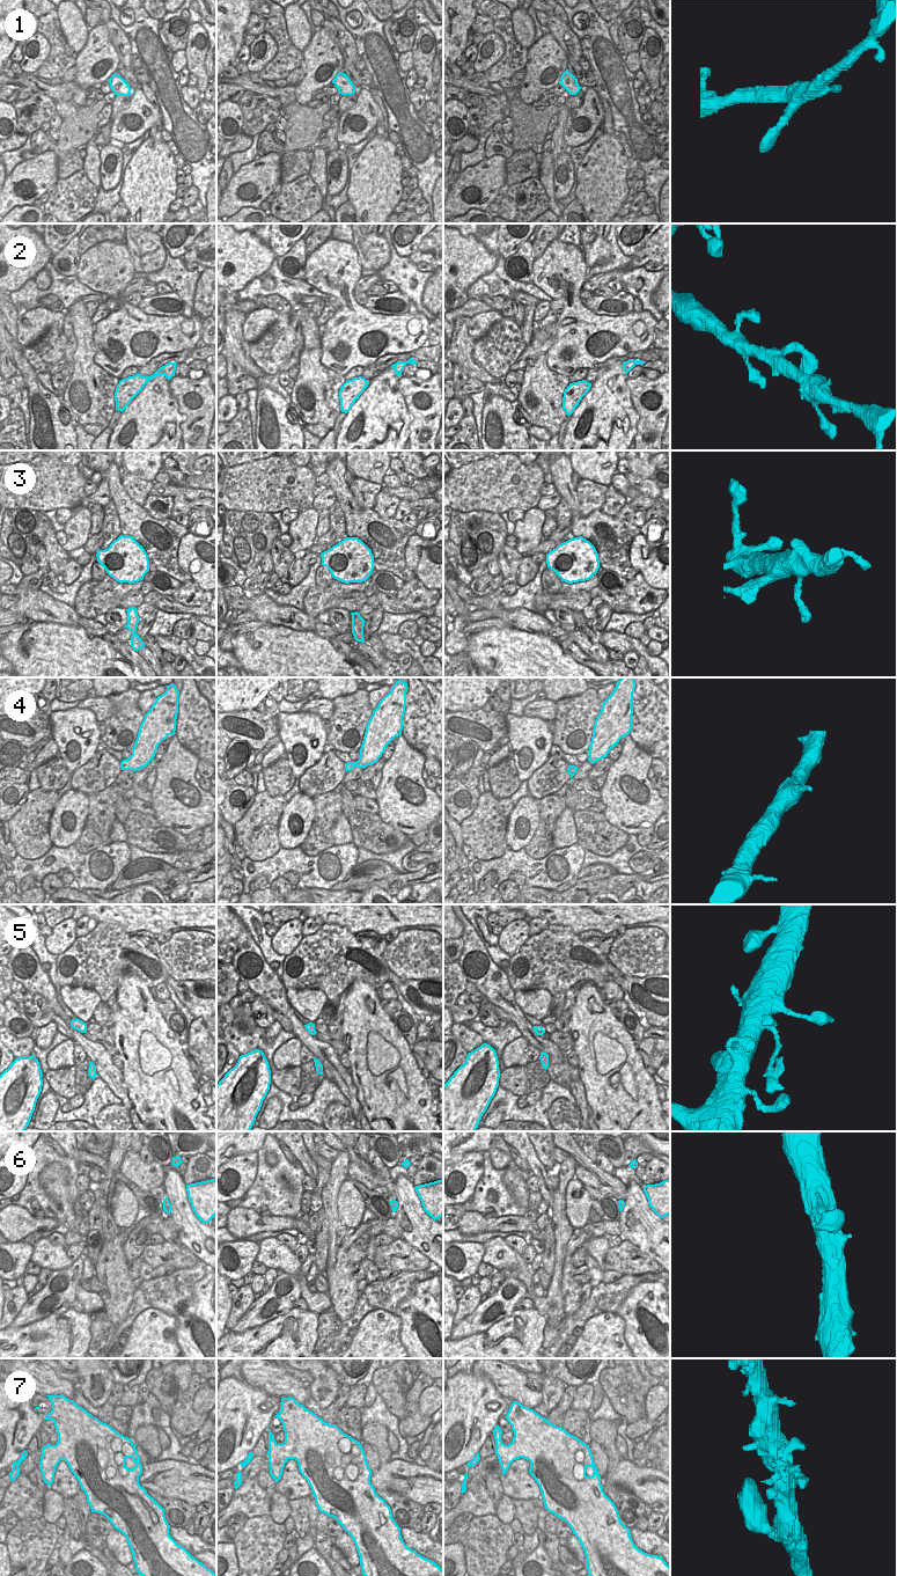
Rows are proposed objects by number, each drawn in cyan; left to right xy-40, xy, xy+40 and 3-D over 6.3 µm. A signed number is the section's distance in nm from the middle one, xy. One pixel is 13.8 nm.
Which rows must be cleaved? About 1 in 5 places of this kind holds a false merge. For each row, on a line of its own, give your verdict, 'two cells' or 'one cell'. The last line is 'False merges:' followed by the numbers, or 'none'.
1: one cell
2: one cell
3: one cell
4: one cell
5: two cells
6: one cell
7: one cell
False merges: 5

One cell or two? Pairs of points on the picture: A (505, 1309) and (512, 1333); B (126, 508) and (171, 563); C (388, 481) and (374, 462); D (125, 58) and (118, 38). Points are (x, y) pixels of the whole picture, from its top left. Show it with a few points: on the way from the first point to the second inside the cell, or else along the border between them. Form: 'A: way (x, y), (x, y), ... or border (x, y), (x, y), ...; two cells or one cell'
A: border (515, 1310), (484, 1331); two cells
B: way (137, 522), (157, 544), (159, 549); one cell
C: border (389, 470), (383, 477), (382, 483); two cells
D: way (124, 53), (123, 43); one cell

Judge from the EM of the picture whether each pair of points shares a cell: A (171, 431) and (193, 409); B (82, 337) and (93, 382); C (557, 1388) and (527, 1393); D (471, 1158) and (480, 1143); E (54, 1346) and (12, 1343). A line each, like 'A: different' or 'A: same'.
A: different
B: same
C: different
D: different
E: same

